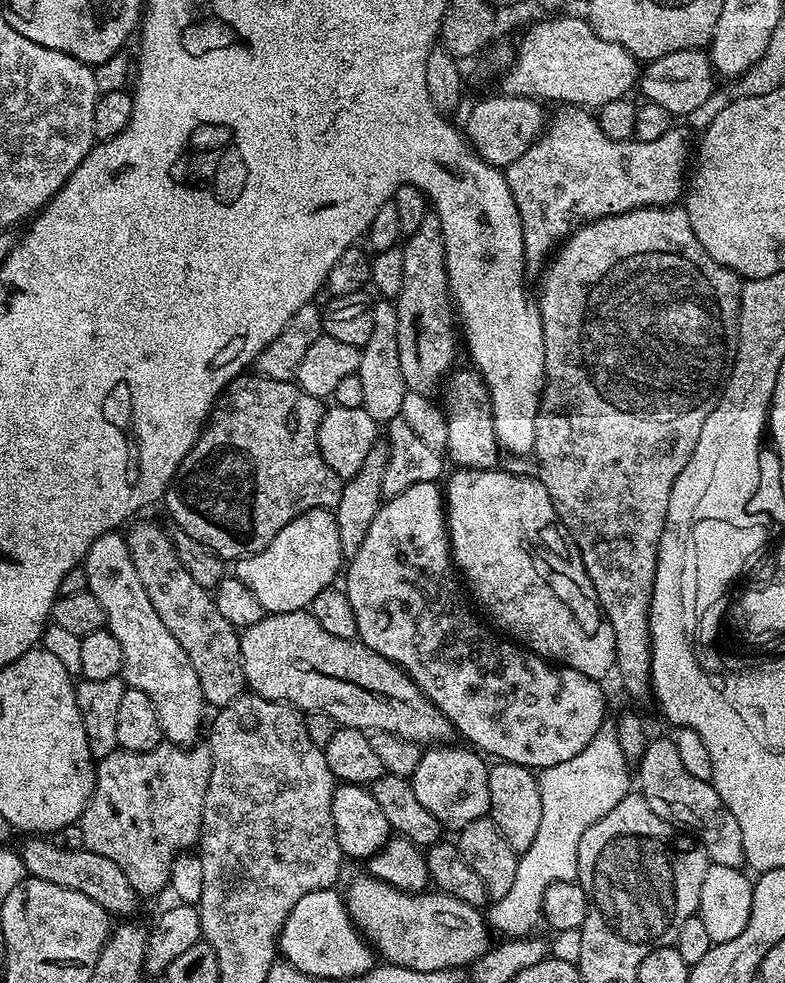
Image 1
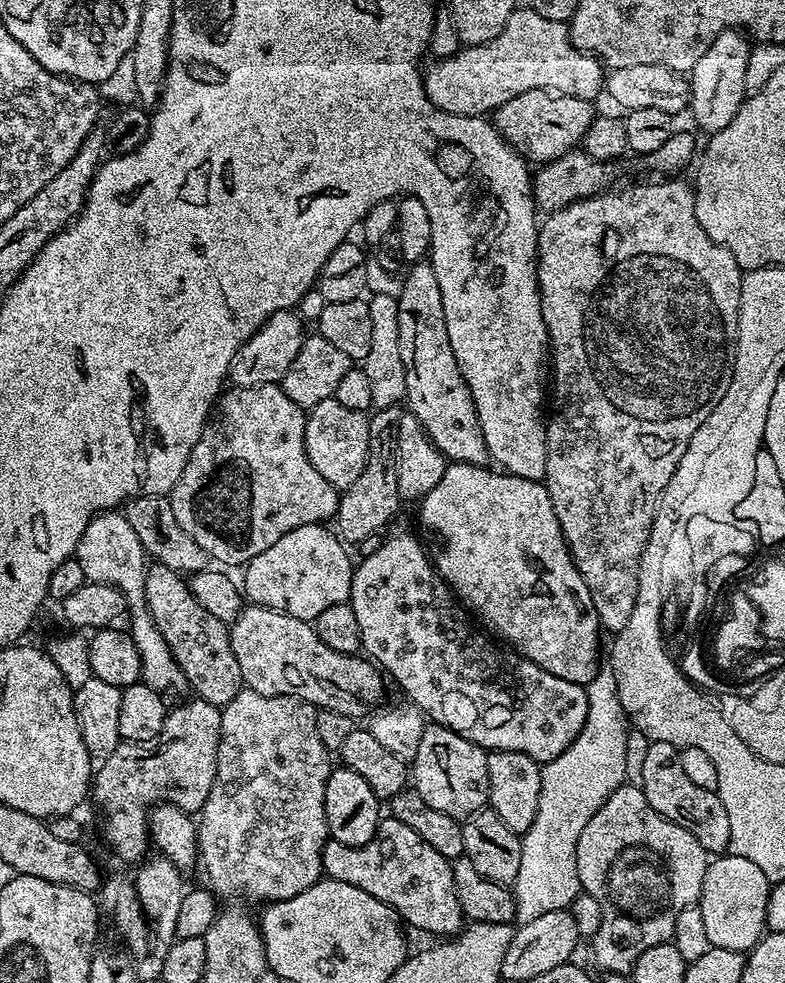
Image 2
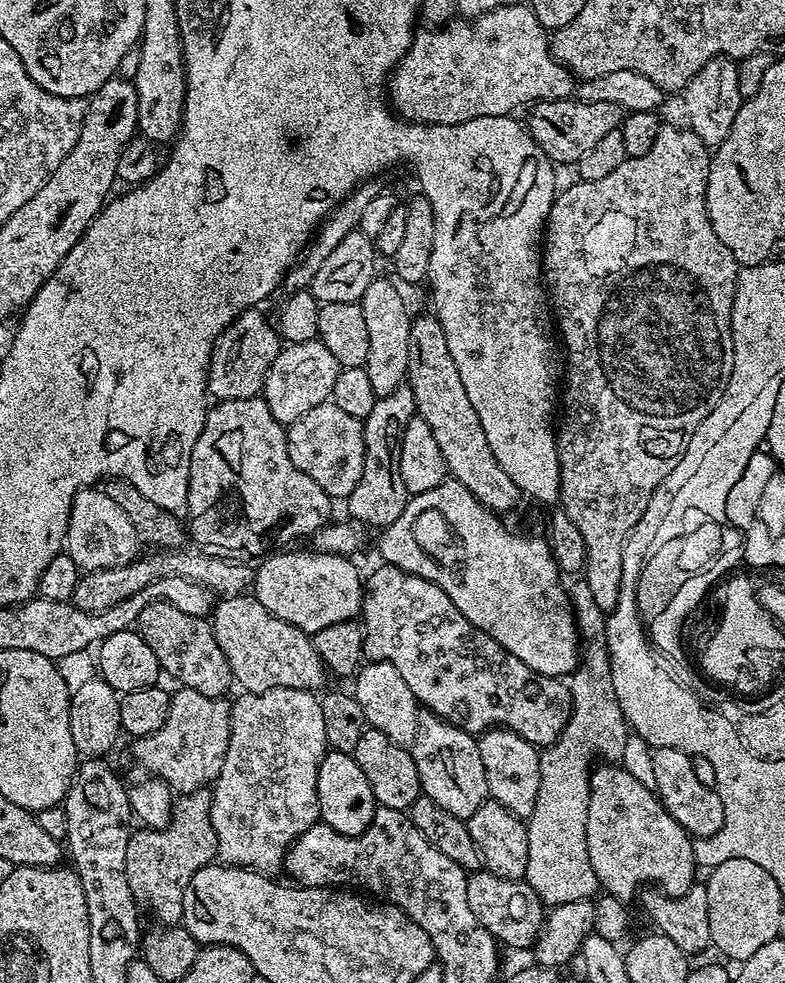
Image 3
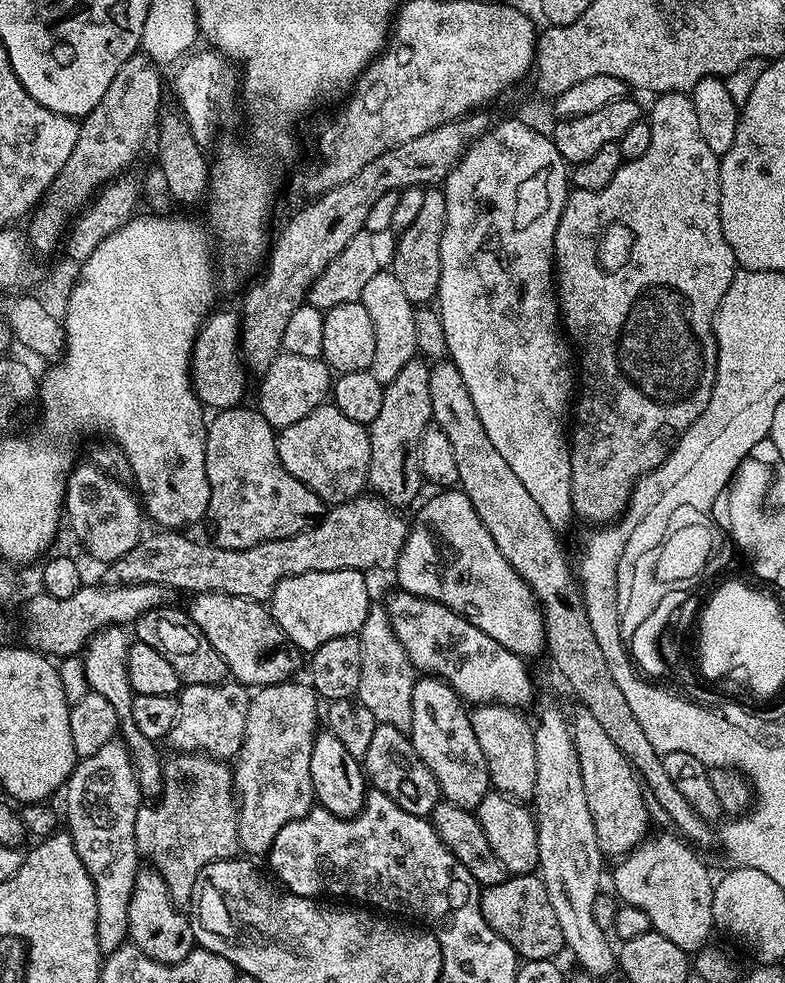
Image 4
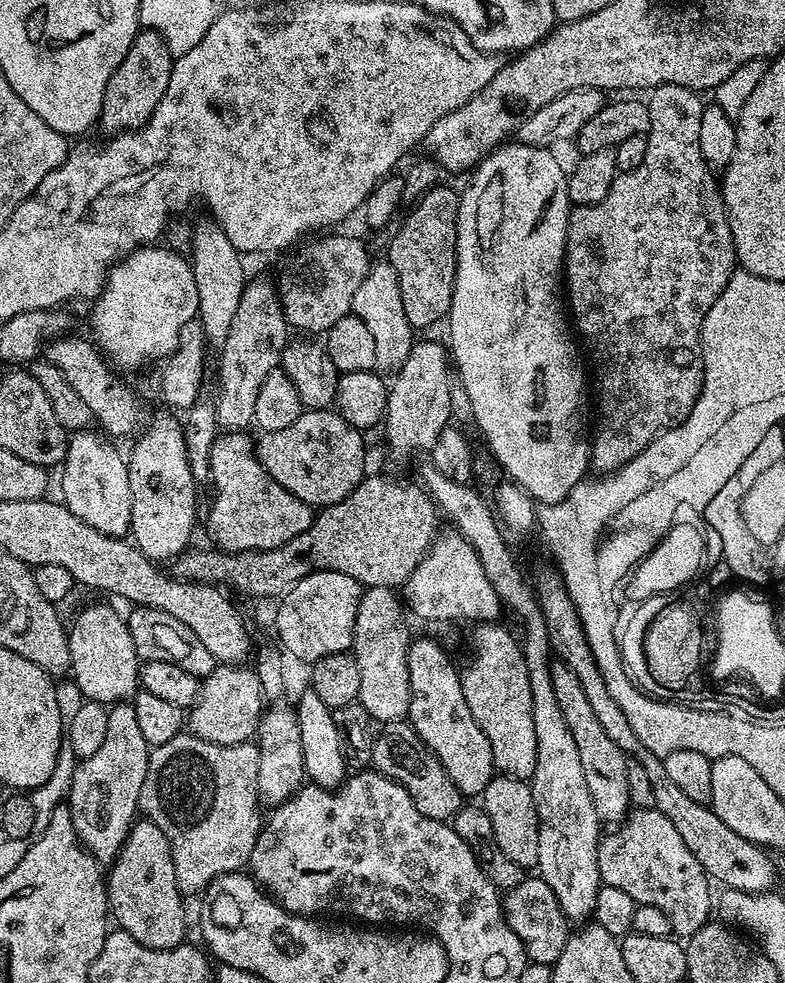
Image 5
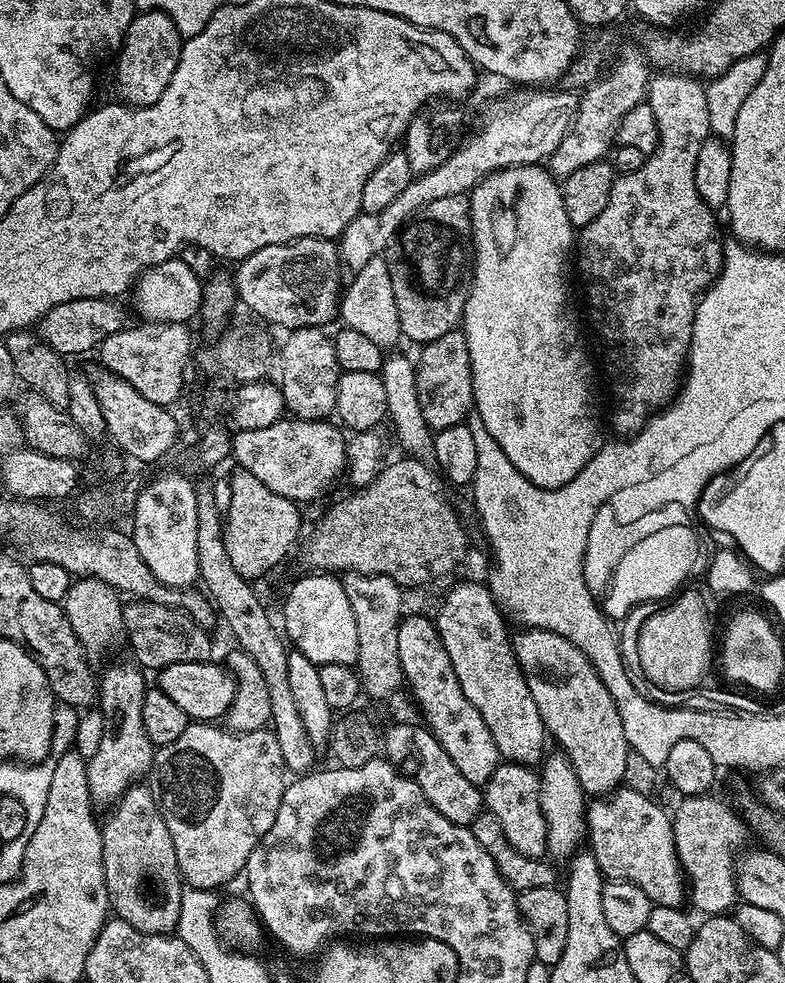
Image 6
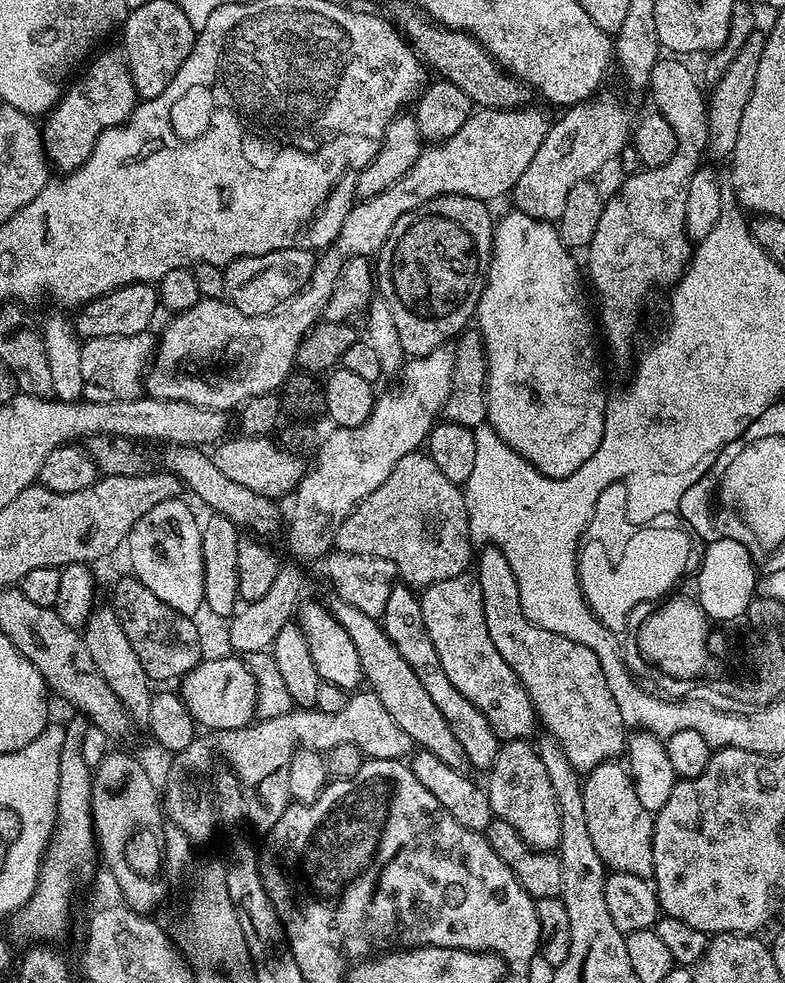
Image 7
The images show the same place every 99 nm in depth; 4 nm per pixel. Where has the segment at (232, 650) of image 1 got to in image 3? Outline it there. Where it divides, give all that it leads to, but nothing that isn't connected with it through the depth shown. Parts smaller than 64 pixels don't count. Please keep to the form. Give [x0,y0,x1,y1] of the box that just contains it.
[138,600,234,698]

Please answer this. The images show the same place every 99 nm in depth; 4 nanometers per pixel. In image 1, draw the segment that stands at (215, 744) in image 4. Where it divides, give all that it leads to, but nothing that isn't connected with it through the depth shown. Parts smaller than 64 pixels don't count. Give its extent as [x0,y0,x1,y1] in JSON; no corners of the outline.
[78,742,212,898]

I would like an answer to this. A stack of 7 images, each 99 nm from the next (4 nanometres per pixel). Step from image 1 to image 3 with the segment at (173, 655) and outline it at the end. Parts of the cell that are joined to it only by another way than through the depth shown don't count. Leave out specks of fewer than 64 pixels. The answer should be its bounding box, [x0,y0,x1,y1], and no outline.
[66,487,142,570]

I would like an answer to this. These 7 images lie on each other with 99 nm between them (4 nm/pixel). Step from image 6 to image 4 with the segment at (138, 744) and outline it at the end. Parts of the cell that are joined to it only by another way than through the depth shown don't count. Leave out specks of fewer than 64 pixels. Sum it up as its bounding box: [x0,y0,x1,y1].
[63,738,142,954]

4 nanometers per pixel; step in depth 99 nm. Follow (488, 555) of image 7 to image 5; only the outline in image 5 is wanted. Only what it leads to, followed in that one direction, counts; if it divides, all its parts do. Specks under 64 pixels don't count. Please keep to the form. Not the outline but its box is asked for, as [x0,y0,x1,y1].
[551,662,630,826]

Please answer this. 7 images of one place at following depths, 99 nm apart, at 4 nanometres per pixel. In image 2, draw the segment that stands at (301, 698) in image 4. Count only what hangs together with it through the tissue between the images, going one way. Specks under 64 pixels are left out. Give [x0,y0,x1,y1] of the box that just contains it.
[198,690,333,900]

